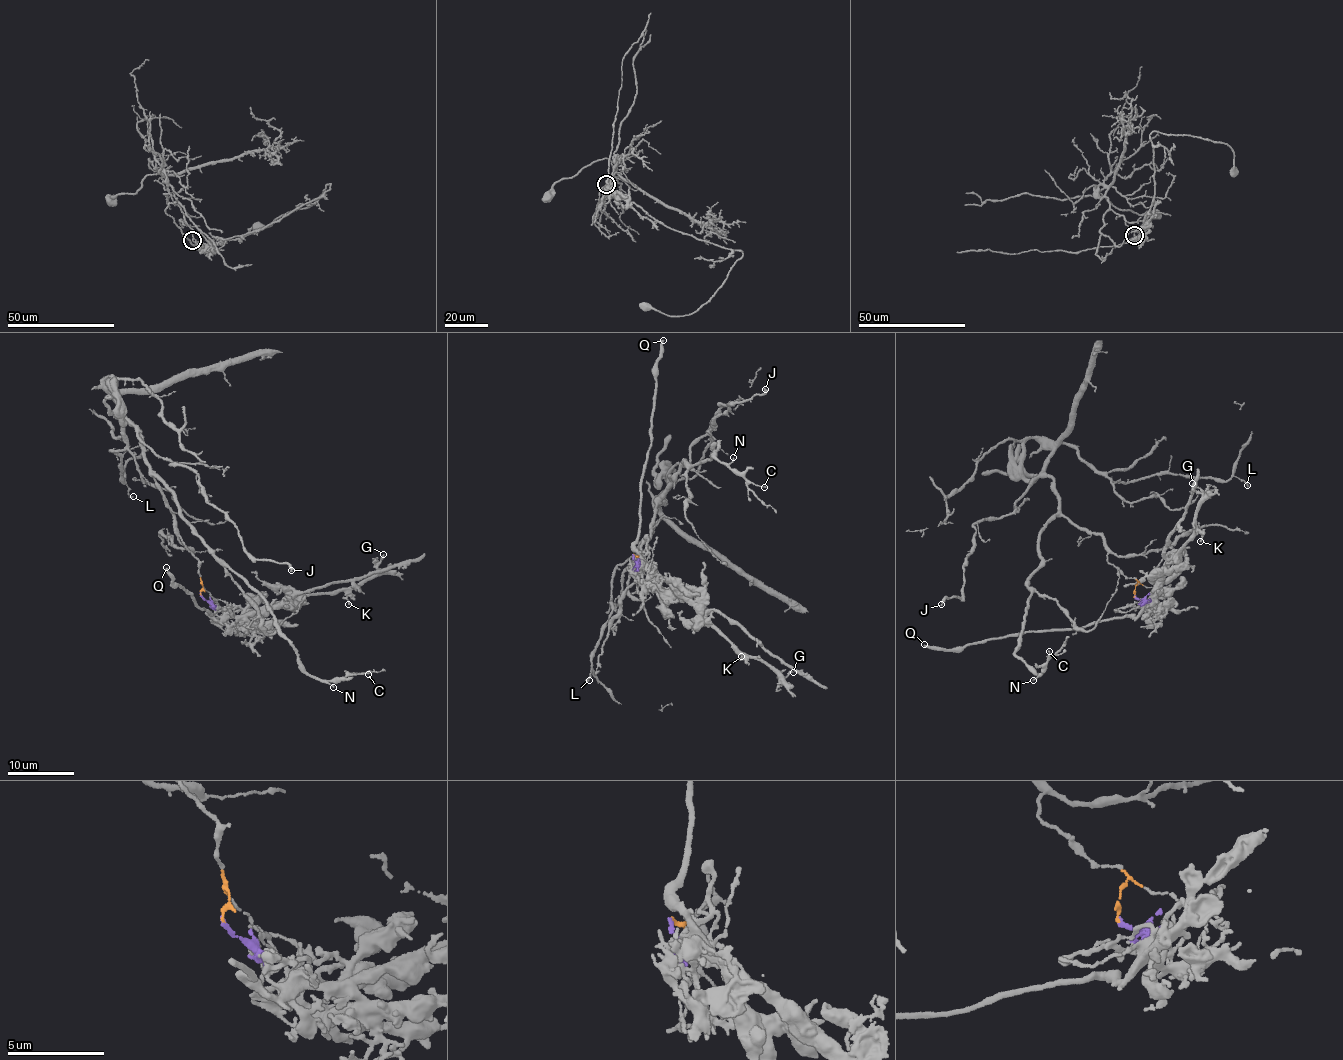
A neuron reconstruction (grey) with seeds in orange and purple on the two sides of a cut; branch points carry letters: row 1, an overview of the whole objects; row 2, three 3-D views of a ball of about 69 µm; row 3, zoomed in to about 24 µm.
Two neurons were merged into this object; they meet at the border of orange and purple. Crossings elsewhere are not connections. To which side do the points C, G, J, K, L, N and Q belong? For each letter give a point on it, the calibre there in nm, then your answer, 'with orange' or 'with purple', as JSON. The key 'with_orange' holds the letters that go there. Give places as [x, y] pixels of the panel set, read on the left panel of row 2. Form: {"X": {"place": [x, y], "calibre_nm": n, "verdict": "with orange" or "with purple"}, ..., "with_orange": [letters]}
{"C": {"place": [368, 674], "calibre_nm": 120, "verdict": "with orange"}, "G": {"place": [383, 554], "calibre_nm": 200, "verdict": "with purple"}, "J": {"place": [291, 570], "calibre_nm": 320, "verdict": "with orange"}, "K": {"place": [348, 604], "calibre_nm": 150, "verdict": "with purple"}, "L": {"place": [133, 496], "calibre_nm": 110, "verdict": "with orange"}, "N": {"place": [333, 687], "calibre_nm": 120, "verdict": "with orange"}, "Q": {"place": [166, 567], "calibre_nm": 260, "verdict": "with purple"}, "with_orange": ["C", "J", "L", "N"]}

